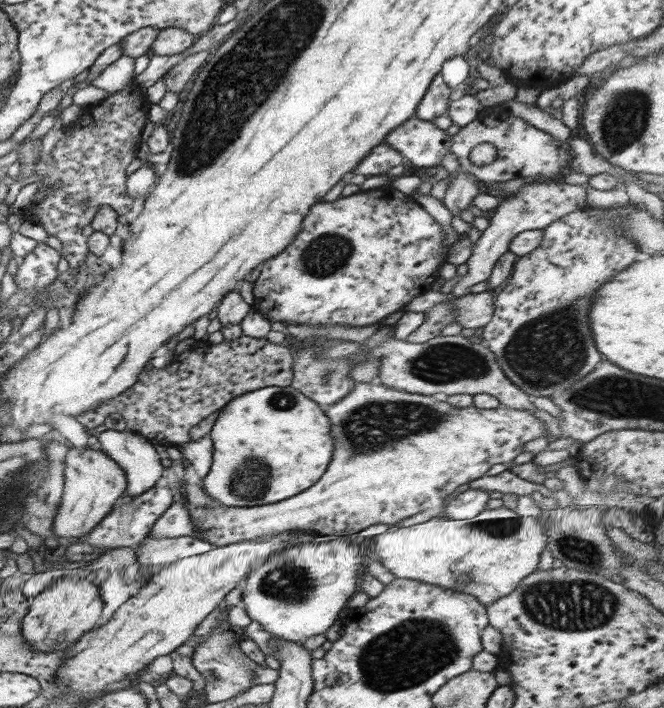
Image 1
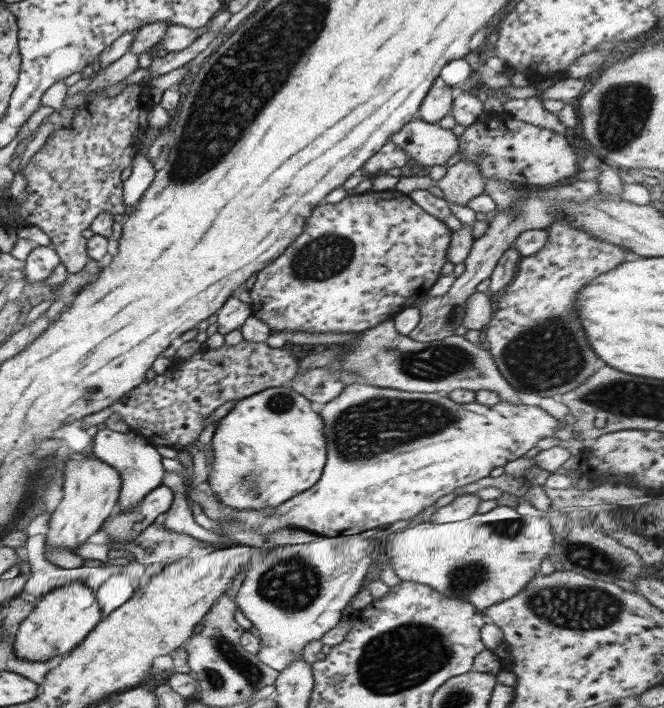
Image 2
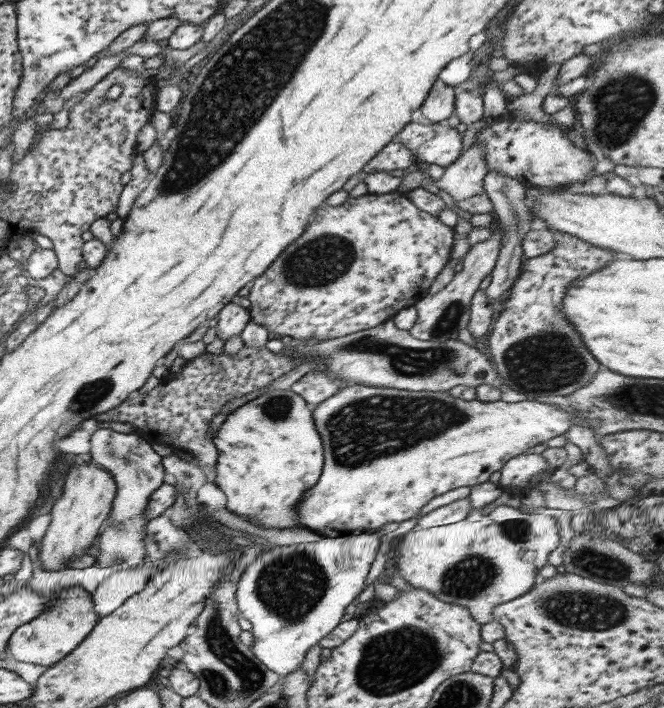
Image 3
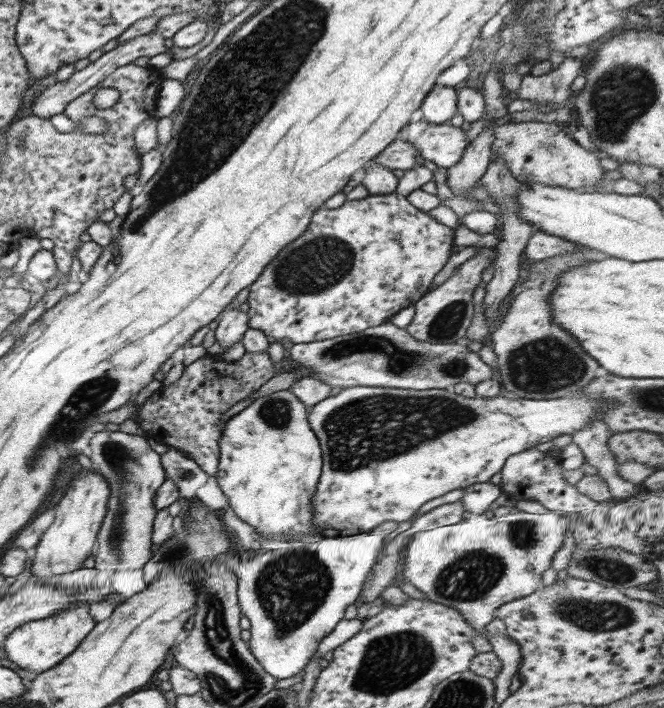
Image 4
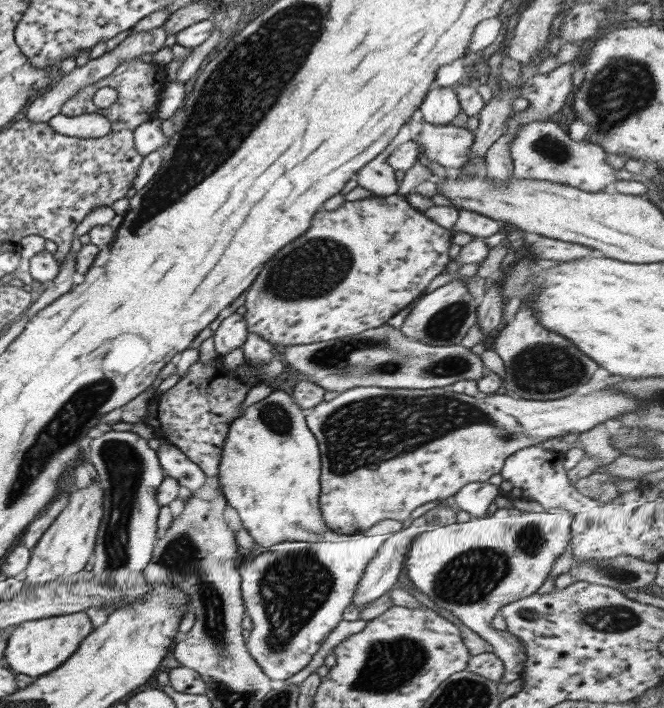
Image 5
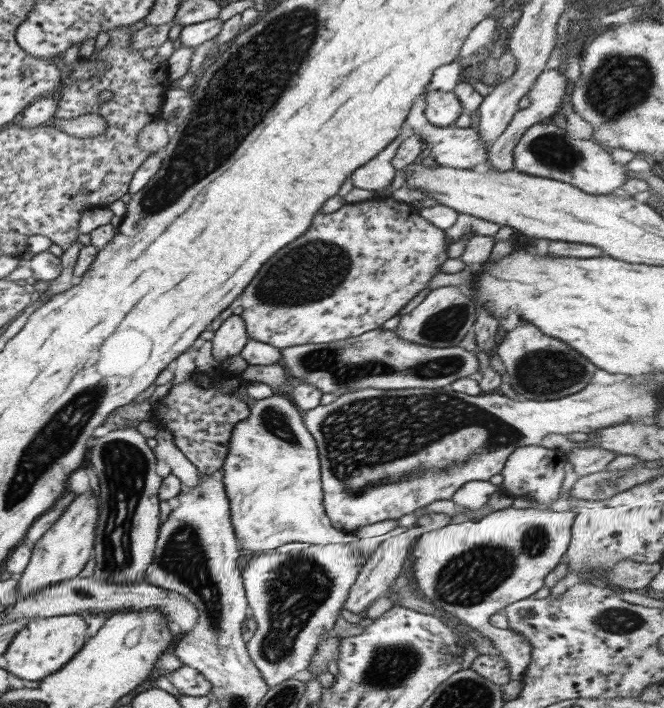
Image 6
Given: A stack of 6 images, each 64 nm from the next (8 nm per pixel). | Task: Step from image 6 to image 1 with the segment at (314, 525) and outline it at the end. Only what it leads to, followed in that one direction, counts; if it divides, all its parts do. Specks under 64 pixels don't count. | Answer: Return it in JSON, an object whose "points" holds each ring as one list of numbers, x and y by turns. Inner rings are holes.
{"points":[[291,386,261,387,233,398,218,412,208,433,212,442,212,461,199,485,216,504,229,507,273,504,308,489,321,477,333,452,333,440,329,438,329,422,323,407]]}

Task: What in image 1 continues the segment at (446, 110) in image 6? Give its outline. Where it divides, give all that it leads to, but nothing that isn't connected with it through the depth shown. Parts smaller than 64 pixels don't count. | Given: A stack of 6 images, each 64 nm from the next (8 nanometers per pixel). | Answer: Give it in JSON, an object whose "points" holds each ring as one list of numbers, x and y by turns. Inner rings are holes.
{"points":[[437,73,427,86,423,98,417,104,413,116,422,121,431,122,447,110,447,100,451,89,443,82,442,76]]}

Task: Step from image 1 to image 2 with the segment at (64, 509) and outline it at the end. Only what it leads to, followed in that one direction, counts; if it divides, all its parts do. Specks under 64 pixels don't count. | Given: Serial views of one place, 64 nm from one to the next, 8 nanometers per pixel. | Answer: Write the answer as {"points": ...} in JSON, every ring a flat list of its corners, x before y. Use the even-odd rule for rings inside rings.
{"points":[[83,456,81,460,65,459,64,468,60,475,63,478,63,496,51,512,47,532,42,536,42,546,63,548,67,552,84,544,92,534,98,531,103,521,113,510,119,497,121,480,117,470,107,466,95,456]]}

